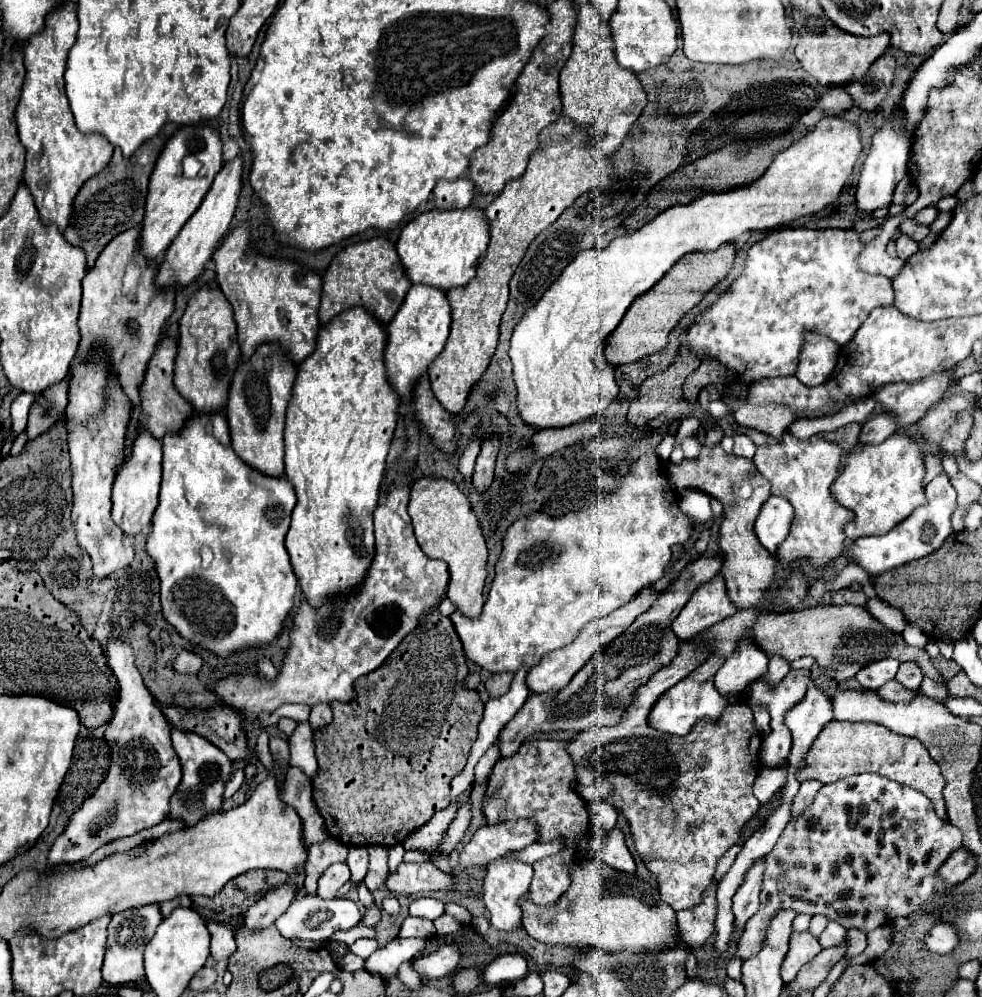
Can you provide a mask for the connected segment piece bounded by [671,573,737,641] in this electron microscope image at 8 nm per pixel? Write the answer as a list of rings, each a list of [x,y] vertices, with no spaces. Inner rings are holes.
[[[719,573],[709,583],[703,583],[697,587],[697,591],[683,607],[683,611],[673,621],[671,629],[681,641],[689,641],[697,633],[709,629],[711,625],[735,613],[737,613],[737,607],[733,607],[725,589],[723,575]]]

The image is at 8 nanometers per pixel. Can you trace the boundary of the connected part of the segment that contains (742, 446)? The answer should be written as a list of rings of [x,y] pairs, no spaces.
[[[731,435],[733,441],[735,441],[735,447],[733,447],[733,453],[739,455],[739,457],[747,457],[747,459],[753,459],[755,455],[755,443],[745,437],[745,435]]]

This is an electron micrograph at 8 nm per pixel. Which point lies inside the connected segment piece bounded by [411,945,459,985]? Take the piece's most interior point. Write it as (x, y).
(445, 960)

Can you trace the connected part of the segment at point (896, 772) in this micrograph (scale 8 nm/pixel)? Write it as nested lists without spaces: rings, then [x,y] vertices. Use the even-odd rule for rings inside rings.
[[[831,721],[827,723],[827,727],[823,727],[823,731],[819,733],[819,737],[815,739],[815,743],[811,745],[807,757],[805,757],[805,769],[799,771],[797,779],[805,781],[805,779],[817,779],[821,783],[835,783],[839,779],[845,779],[849,775],[855,773],[879,773],[885,775],[887,779],[893,779],[901,785],[909,785],[921,793],[925,793],[937,815],[941,819],[947,819],[947,807],[945,807],[945,799],[943,799],[943,775],[941,775],[941,767],[931,759],[929,751],[923,747],[923,743],[919,743],[917,739],[911,737],[903,737],[903,735],[895,735],[893,731],[885,729],[883,725],[875,725],[875,723],[849,723],[849,721]]]

